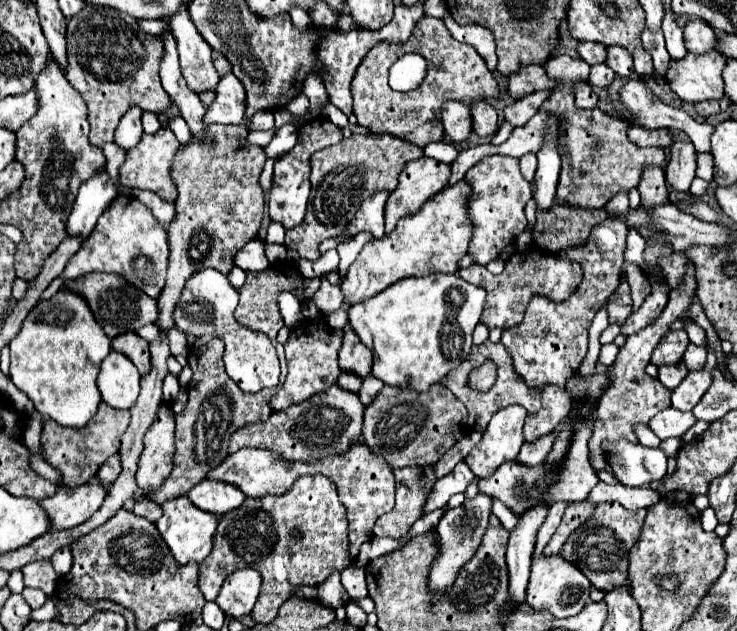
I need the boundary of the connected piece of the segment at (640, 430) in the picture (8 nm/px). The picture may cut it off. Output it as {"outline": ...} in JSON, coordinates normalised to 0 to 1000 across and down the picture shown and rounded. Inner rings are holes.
{"outline":[[[862,675],[862,691],[872,707],[894,707],[894,694],[886,688],[886,681],[881,675]]]}

